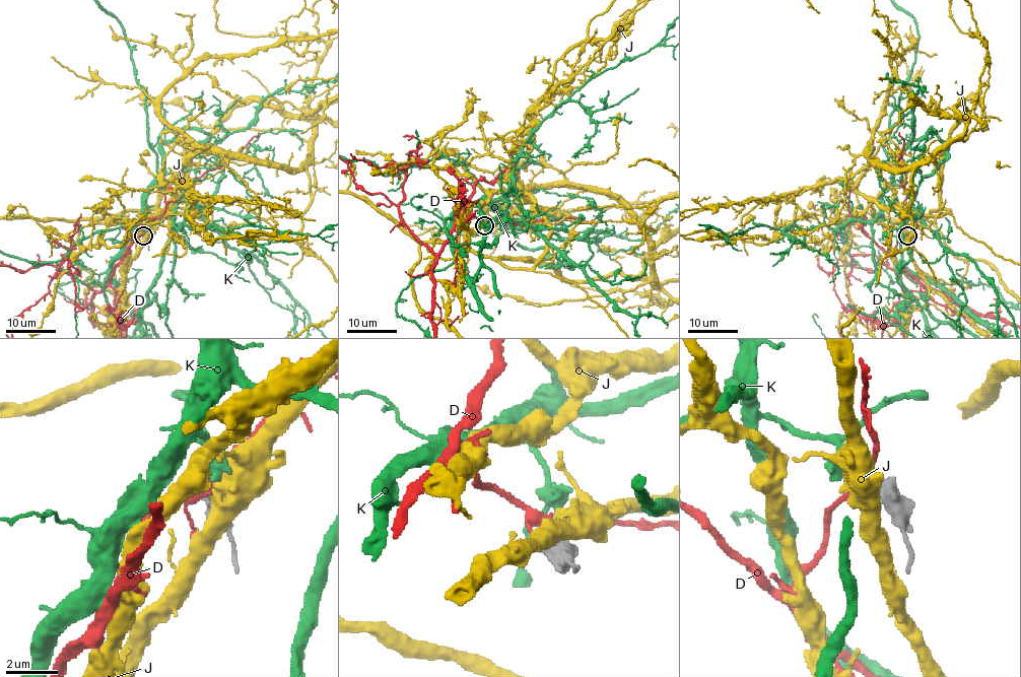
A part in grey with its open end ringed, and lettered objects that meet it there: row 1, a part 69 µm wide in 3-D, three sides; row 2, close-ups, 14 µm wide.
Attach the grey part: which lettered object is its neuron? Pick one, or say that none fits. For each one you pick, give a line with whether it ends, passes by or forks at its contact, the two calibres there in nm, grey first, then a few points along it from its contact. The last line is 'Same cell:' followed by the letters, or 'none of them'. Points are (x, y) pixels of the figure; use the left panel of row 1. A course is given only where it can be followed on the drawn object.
Same cell: none of them

